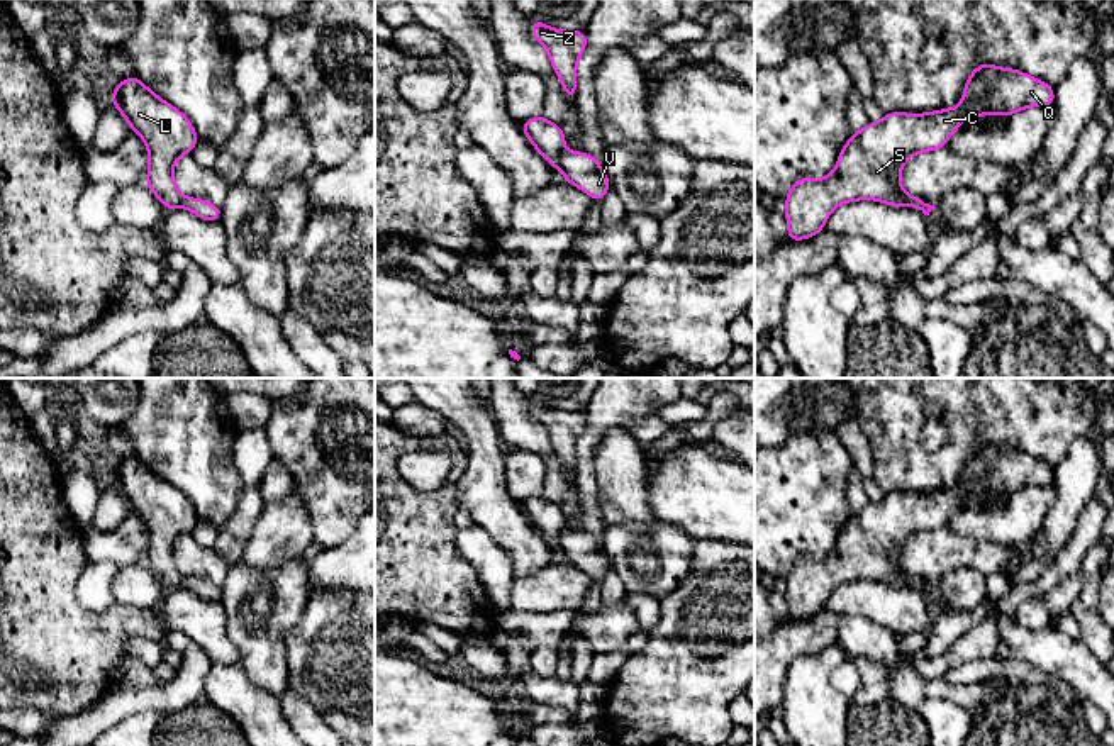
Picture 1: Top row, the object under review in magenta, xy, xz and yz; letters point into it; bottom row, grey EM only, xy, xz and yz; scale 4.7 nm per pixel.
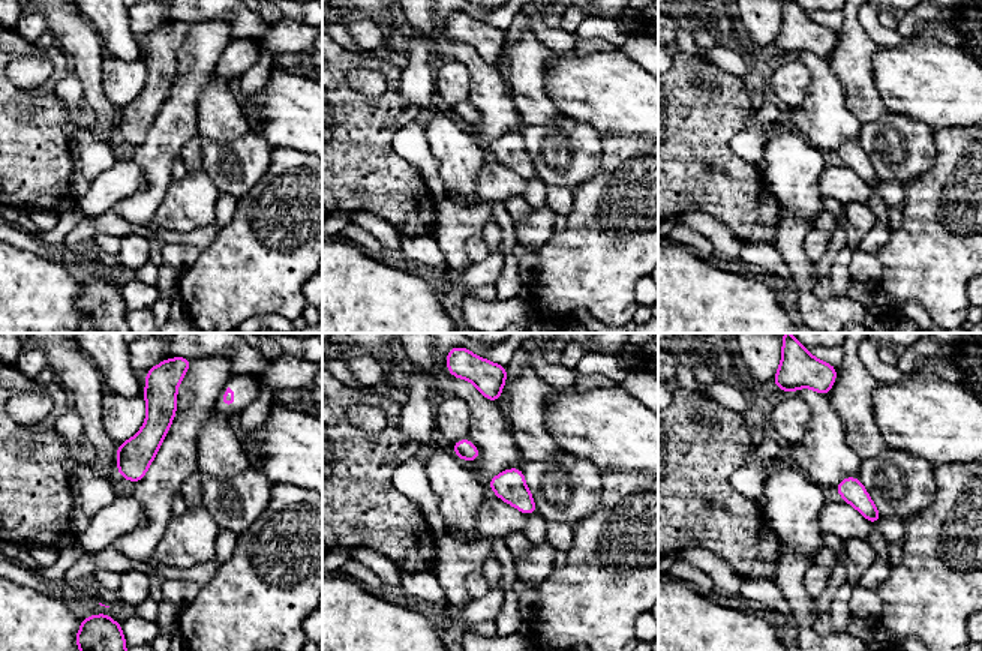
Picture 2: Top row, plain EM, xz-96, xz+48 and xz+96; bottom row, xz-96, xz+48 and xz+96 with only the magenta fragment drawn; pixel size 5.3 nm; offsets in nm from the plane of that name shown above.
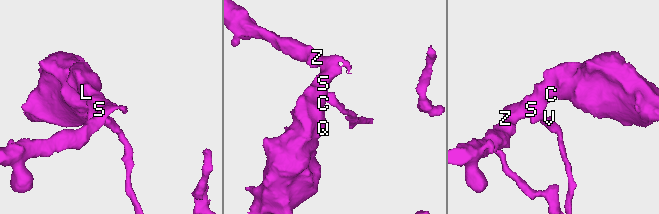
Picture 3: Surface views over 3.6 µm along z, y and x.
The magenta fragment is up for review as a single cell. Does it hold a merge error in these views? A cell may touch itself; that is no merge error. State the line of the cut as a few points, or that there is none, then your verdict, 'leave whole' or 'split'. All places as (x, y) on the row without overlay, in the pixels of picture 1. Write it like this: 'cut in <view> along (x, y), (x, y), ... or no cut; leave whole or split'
cut in xz along (563, 533), (556, 546); split

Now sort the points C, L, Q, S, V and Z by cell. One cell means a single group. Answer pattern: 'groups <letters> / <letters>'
groups C L Q S Z / V

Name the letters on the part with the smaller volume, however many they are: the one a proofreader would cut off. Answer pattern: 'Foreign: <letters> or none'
Foreign: C, L, Q, S, Z

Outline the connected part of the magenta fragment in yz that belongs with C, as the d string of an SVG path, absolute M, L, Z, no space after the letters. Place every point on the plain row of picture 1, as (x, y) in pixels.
M989 443L973 448L958 487L927 493L888 492L880 502L870 502L851 514L849 521L841 527L836 548L826 558L799 558L785 576L787 619L802 621L814 617L824 609L829 593L846 582L866 578L890 587L911 585L916 576L905 573L900 566L904 543L914 534L944 527L965 497L983 497L987 493L1011 497L1028 487L1051 485L1055 485L1055 470L1034 456Z

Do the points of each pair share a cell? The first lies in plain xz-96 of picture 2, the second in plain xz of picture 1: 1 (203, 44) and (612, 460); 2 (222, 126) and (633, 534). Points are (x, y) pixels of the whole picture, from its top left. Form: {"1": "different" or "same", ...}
{"1": "different", "2": "different"}

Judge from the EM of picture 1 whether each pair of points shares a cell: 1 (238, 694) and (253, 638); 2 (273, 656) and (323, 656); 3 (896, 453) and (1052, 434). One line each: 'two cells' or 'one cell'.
1: two cells
2: two cells
3: one cell

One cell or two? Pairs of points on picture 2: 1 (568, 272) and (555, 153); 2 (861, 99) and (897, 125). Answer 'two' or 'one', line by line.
1: two
2: two

